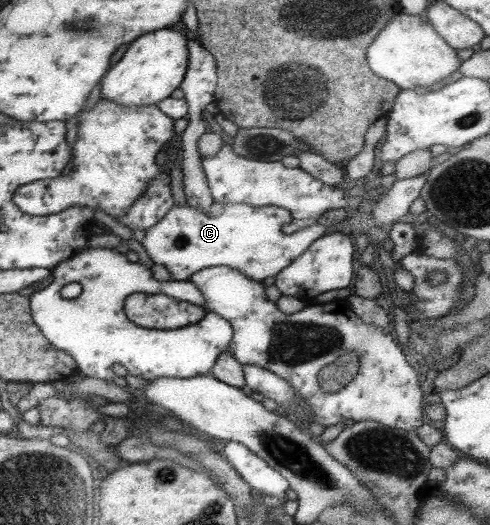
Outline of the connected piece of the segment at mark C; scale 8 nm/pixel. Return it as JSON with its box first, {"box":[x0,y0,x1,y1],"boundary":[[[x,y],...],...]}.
{"box":[140,202,341,282],"boundary":[[[185,202],[182,206],[173,205],[157,224],[145,230],[140,243],[153,263],[166,268],[170,280],[184,281],[208,267],[229,267],[261,282],[289,266],[316,238],[335,231],[341,233],[341,224],[323,226],[315,223],[291,232],[285,228],[286,213],[276,207],[253,208],[247,204],[213,202],[209,212],[204,212],[193,210]]]}

